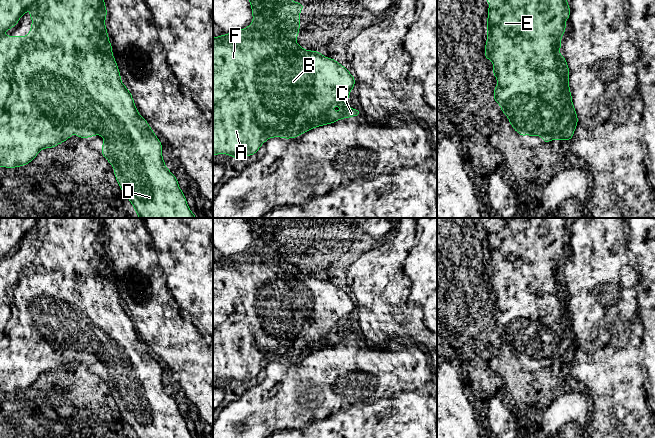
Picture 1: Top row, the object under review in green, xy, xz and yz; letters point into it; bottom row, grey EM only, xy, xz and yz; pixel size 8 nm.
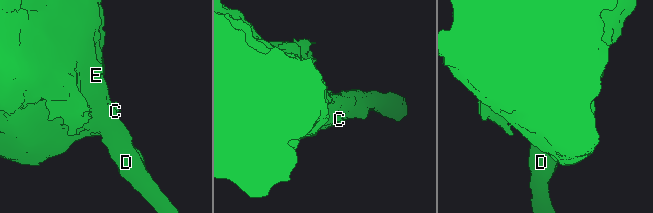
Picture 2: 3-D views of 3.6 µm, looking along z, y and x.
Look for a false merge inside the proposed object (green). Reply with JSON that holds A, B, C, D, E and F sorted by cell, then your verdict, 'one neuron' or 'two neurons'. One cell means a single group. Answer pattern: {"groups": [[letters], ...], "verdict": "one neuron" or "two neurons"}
{"groups": [["A", "B", "C", "D", "E", "F"]], "verdict": "one neuron"}

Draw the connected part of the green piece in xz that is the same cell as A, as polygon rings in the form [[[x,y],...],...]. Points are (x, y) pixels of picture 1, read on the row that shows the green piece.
[[[249,0],[253,21],[244,29],[231,32],[219,37],[213,37],[213,156],[227,154],[234,159],[254,155],[267,139],[280,137],[285,139],[296,138],[299,135],[326,124],[332,124],[340,119],[359,116],[362,114],[358,109],[350,109],[347,99],[356,84],[354,76],[343,65],[333,58],[327,58],[318,51],[305,50],[295,41],[300,28],[300,10],[305,6],[290,0]]]

